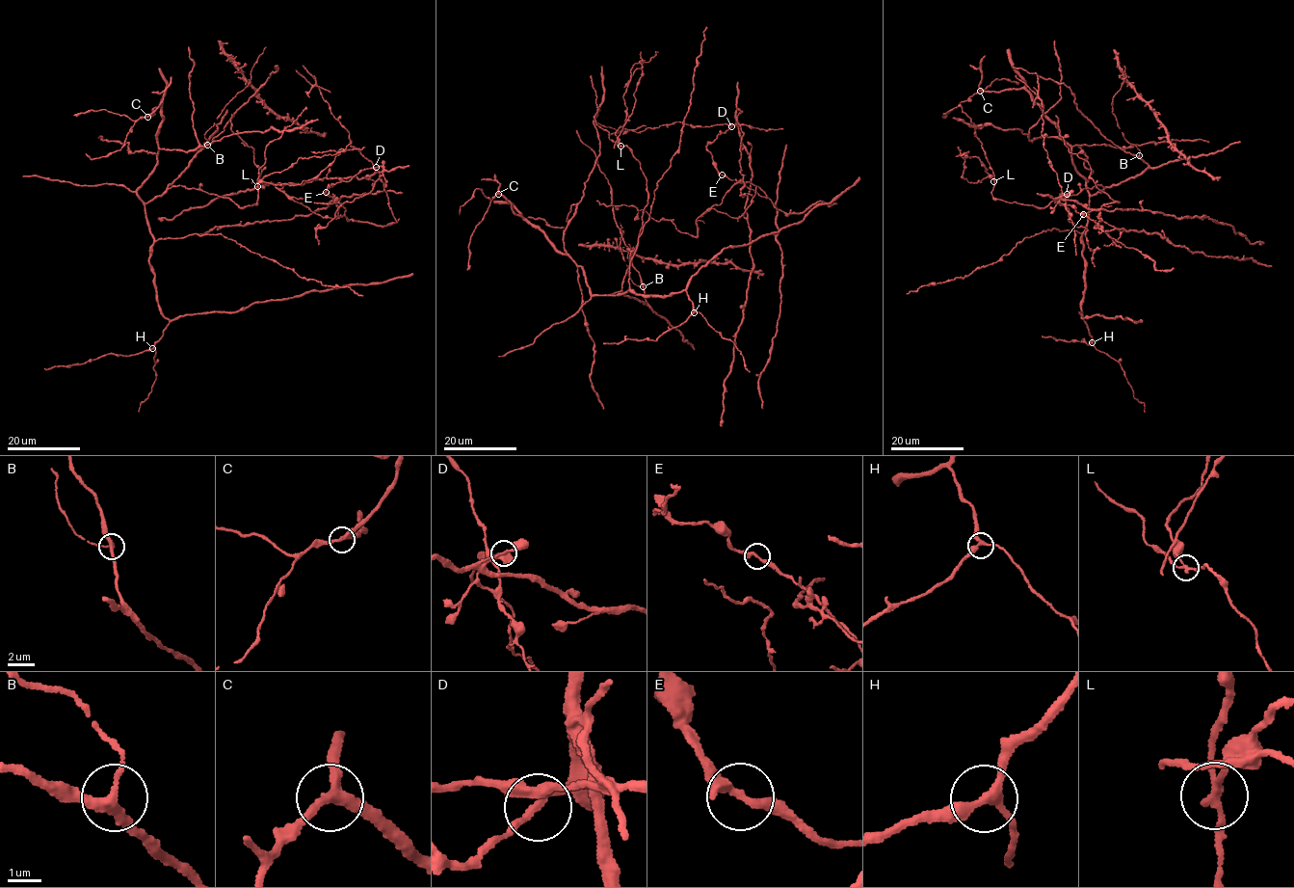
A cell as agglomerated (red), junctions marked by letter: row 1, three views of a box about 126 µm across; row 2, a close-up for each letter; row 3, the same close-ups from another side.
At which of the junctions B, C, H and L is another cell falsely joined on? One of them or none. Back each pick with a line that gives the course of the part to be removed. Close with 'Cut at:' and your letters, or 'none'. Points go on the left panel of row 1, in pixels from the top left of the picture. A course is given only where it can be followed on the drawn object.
Cut at: L

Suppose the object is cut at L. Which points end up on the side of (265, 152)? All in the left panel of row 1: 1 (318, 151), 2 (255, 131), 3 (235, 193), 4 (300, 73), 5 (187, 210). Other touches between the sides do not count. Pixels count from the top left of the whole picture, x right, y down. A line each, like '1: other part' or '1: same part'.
1: other part
2: same part
3: other part
4: other part
5: other part

